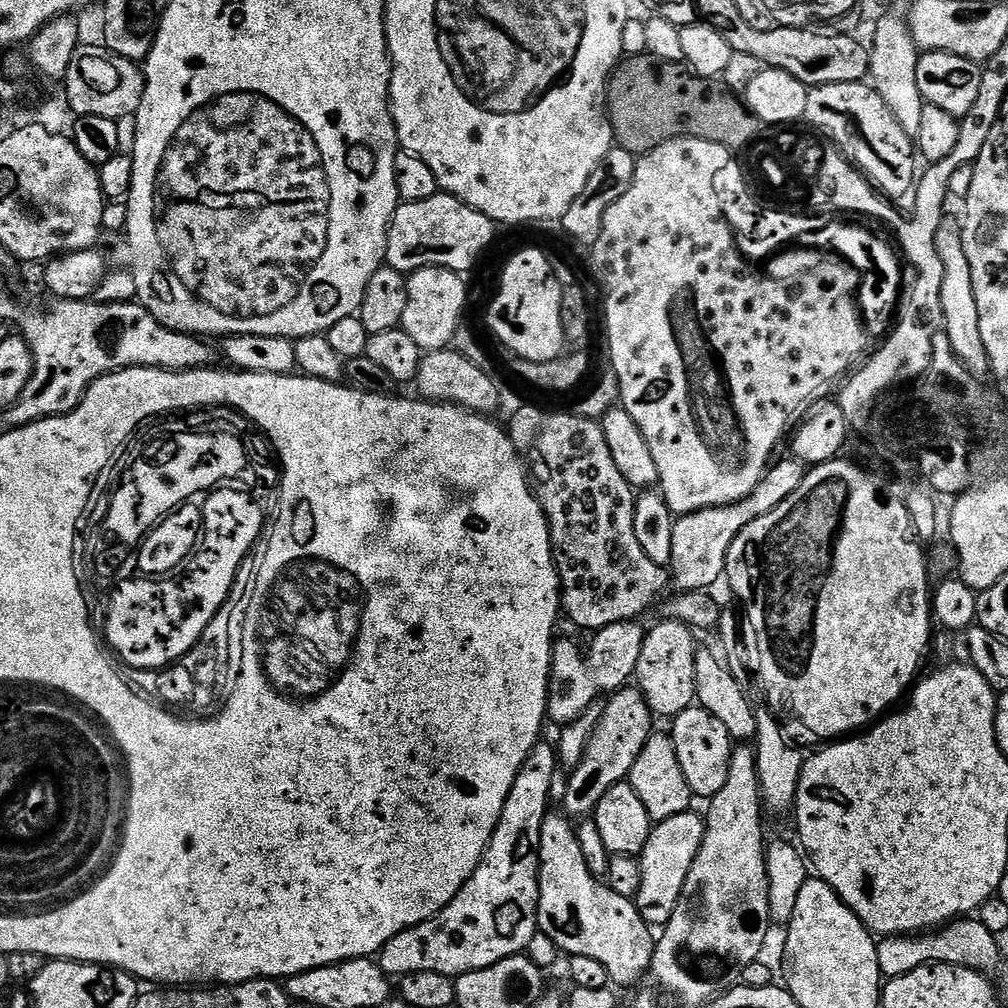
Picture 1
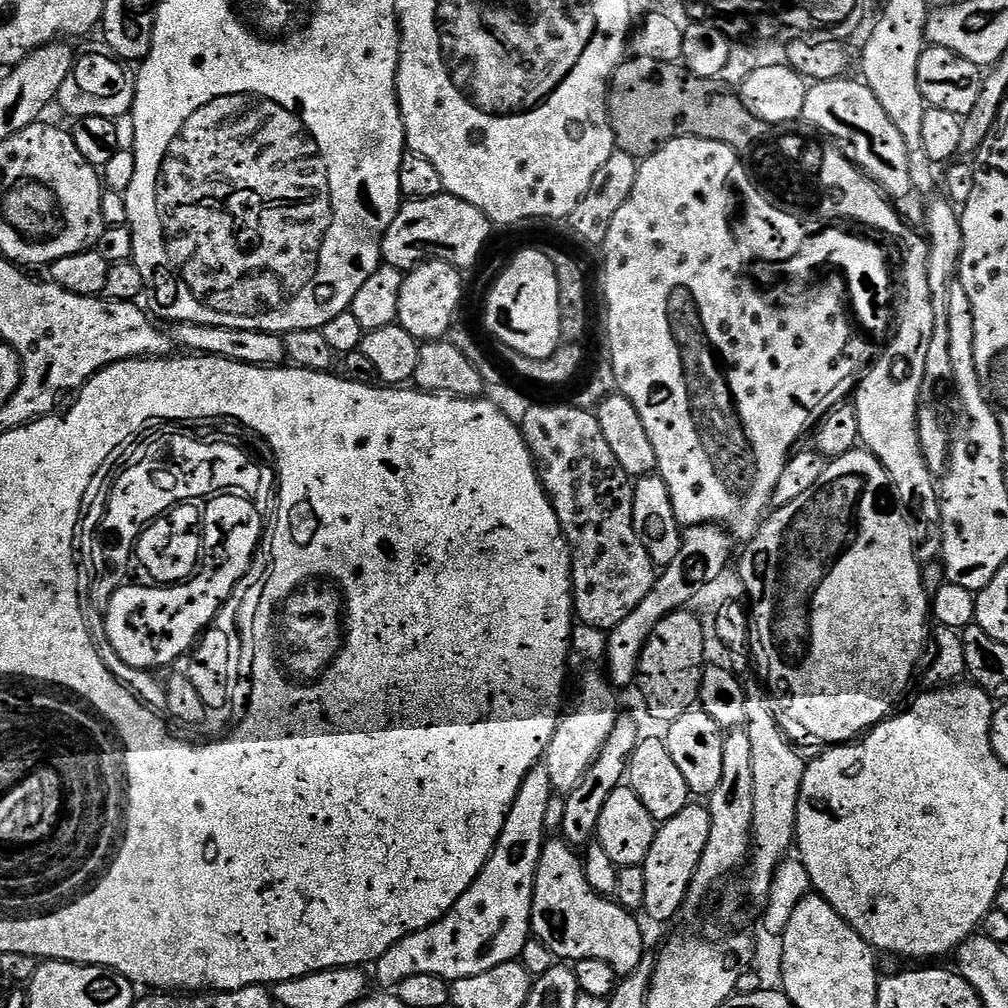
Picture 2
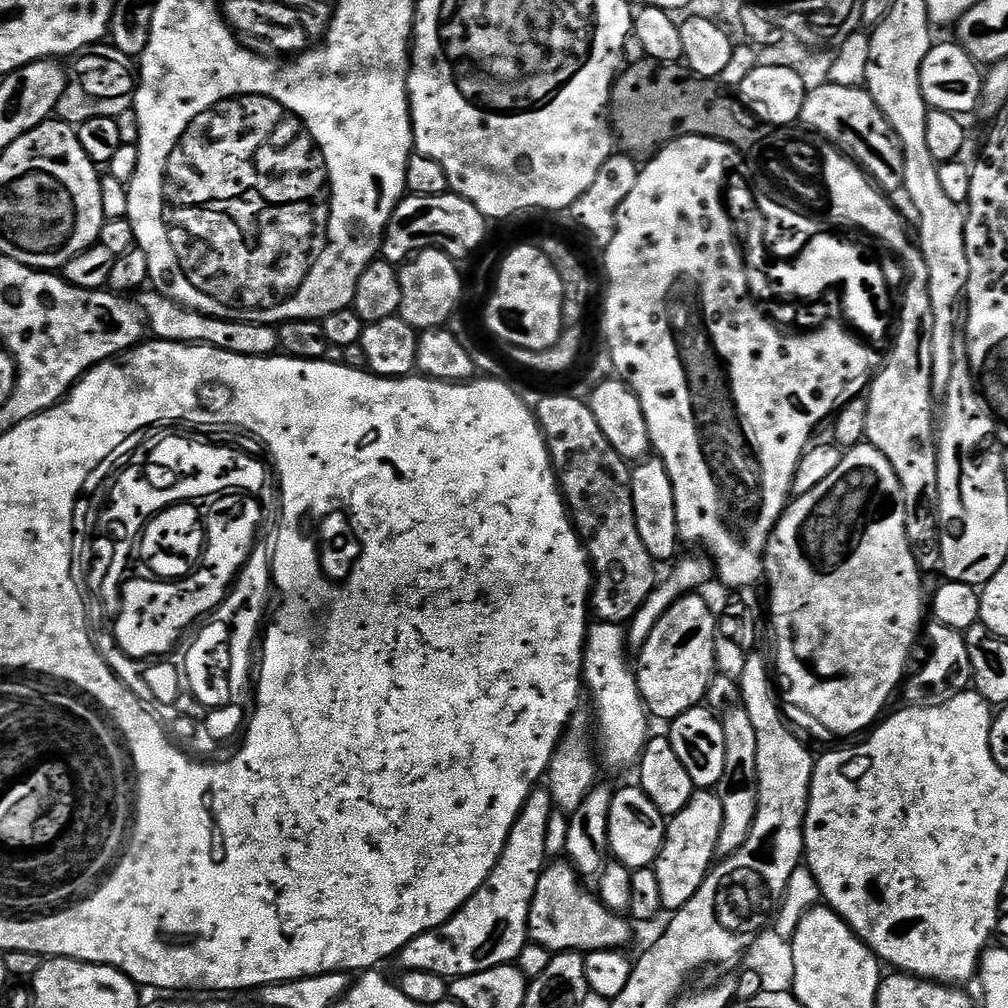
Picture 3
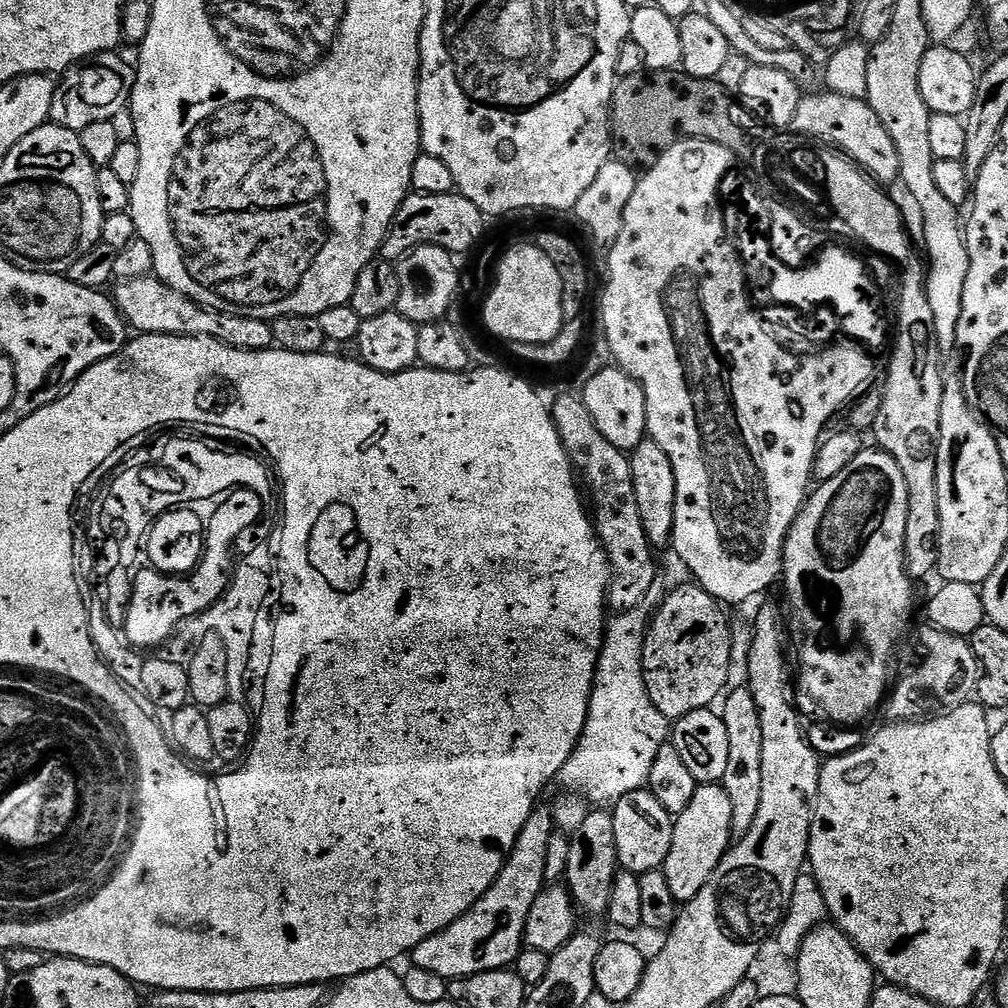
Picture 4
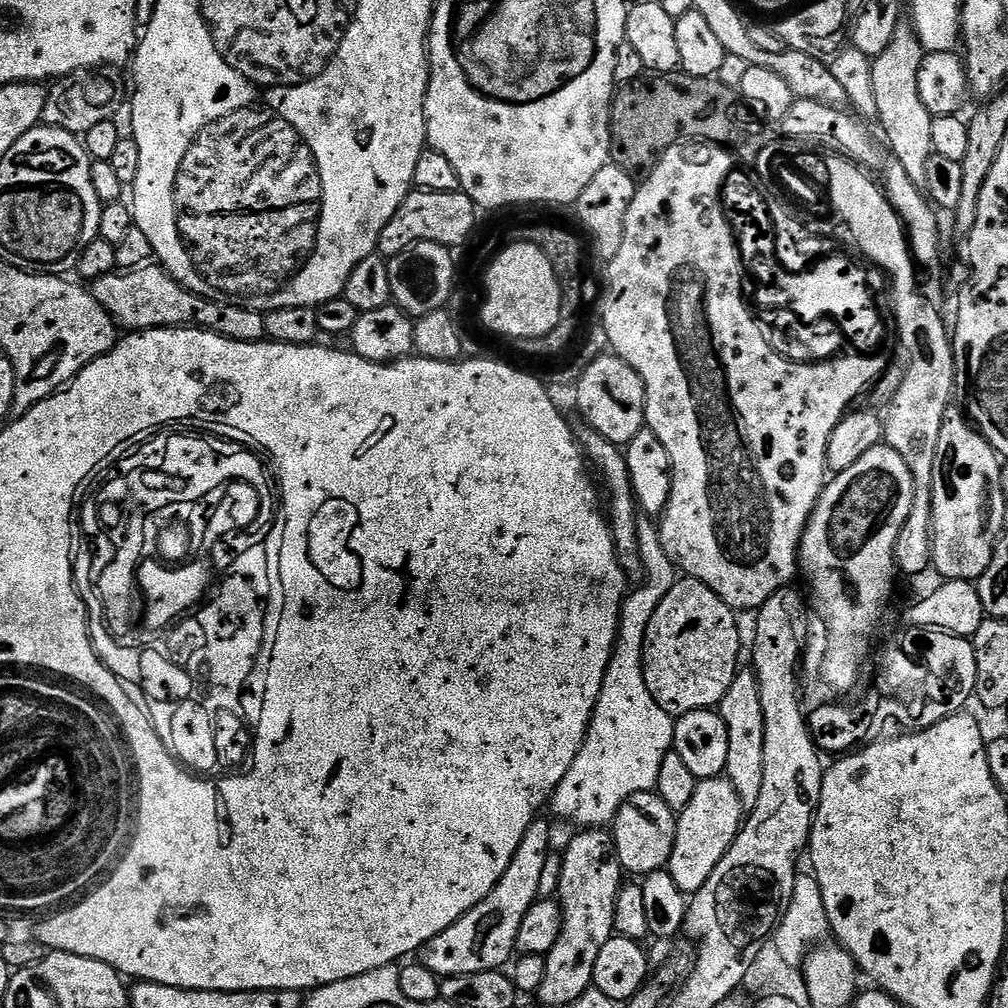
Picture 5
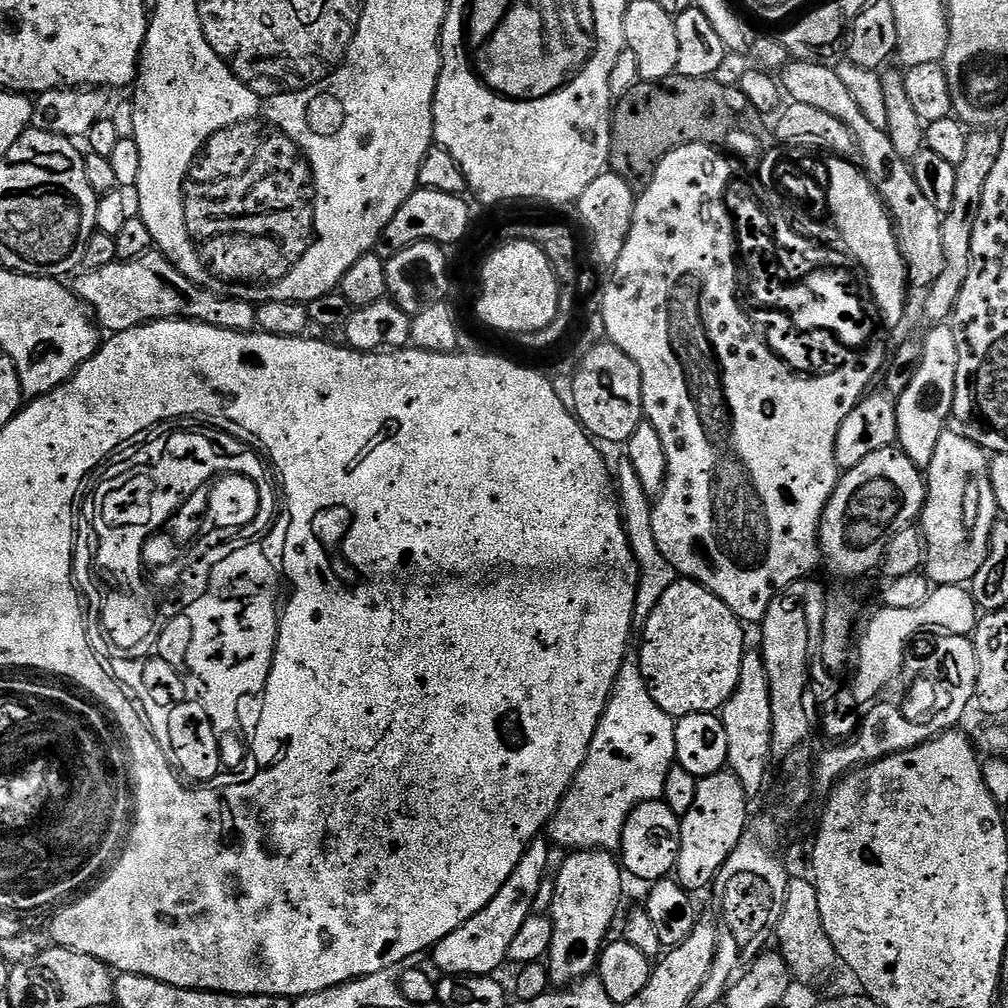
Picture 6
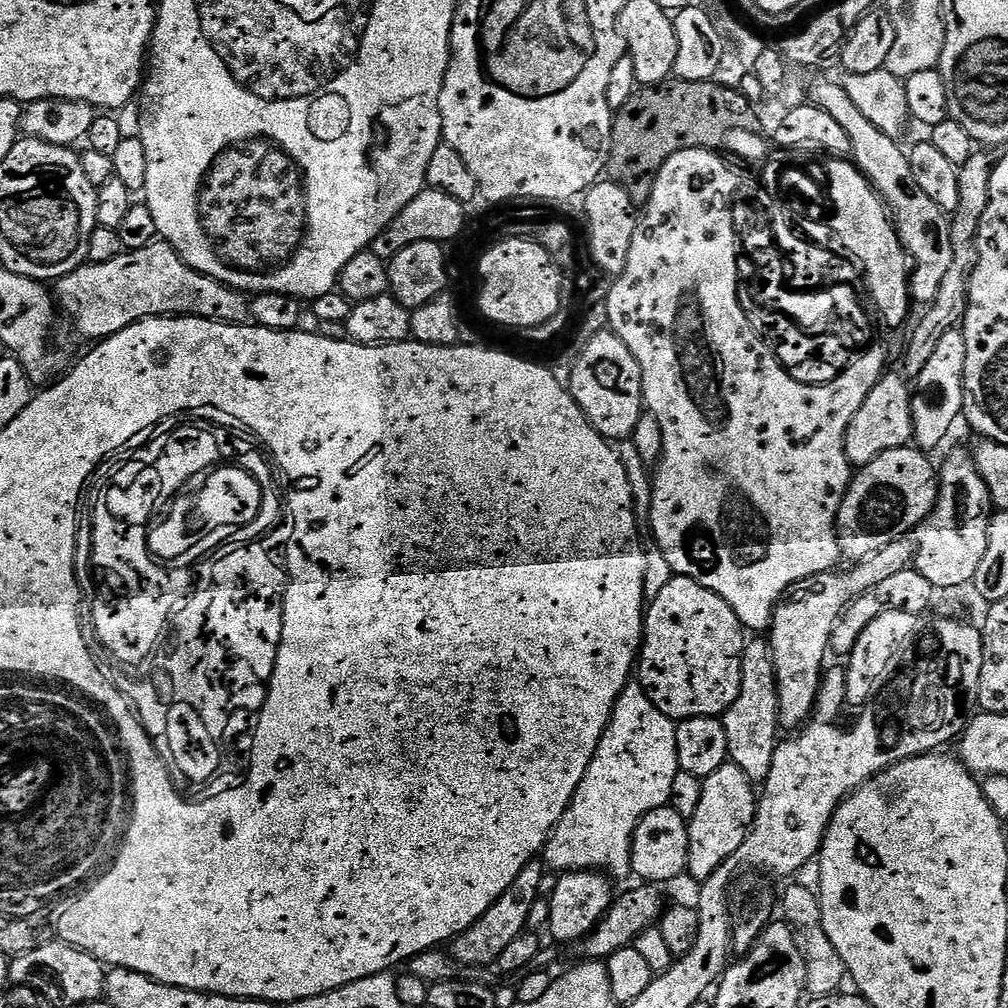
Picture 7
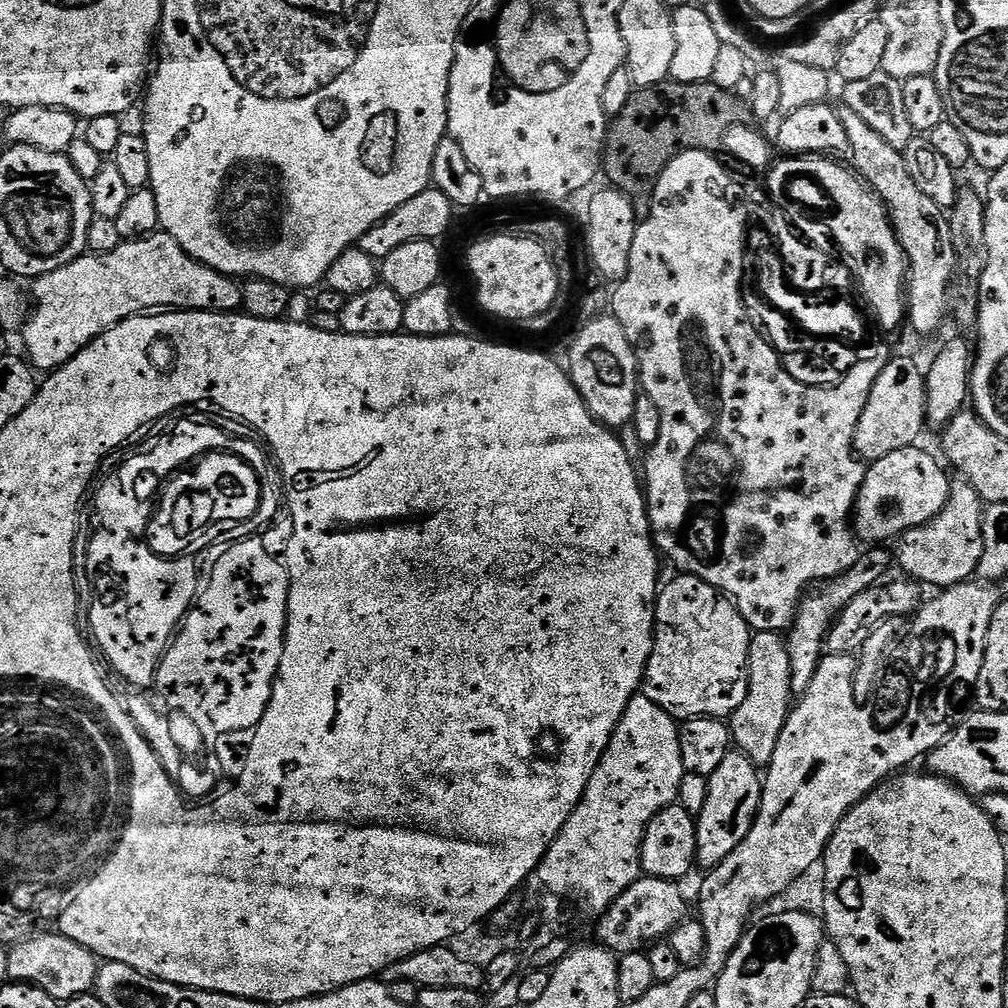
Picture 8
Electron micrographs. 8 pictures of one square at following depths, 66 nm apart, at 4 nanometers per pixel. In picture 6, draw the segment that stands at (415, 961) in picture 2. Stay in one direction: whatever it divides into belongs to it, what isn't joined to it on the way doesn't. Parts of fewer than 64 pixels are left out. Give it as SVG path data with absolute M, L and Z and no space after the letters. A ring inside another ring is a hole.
M537 838L522 854L522 862L506 878L506 886L494 894L494 898L474 918L467 920L454 934L446 934L442 942L430 949L430 957L441 969L441 973L450 976L490 976L508 960L510 942L522 930L522 922L533 915L536 899L540 896L540 887L546 884L546 856L550 844L547 839Z

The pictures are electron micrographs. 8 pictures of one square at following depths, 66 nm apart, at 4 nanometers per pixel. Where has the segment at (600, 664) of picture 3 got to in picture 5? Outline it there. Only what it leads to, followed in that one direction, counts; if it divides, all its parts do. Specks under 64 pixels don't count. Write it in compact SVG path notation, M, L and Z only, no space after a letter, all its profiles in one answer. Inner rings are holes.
M641 515L636 521L636 541L638 554L644 567L642 579L636 588L627 593L624 605L620 608L620 629L616 632L616 645L610 658L610 666L606 670L606 678L602 682L602 690L598 702L594 706L592 721L584 739L578 758L574 758L574 766L566 770L566 778L552 792L550 809L557 821L568 821L580 830L600 830L611 825L616 819L622 805L631 796L639 792L651 792L658 782L658 770L662 770L662 762L668 752L673 751L676 742L676 720L658 702L654 702L654 694L646 686L644 677L644 643L646 630L650 626L650 618L654 618L654 610L662 606L662 598L674 590L678 579L676 564L666 554L660 541L659 527L653 517Z

